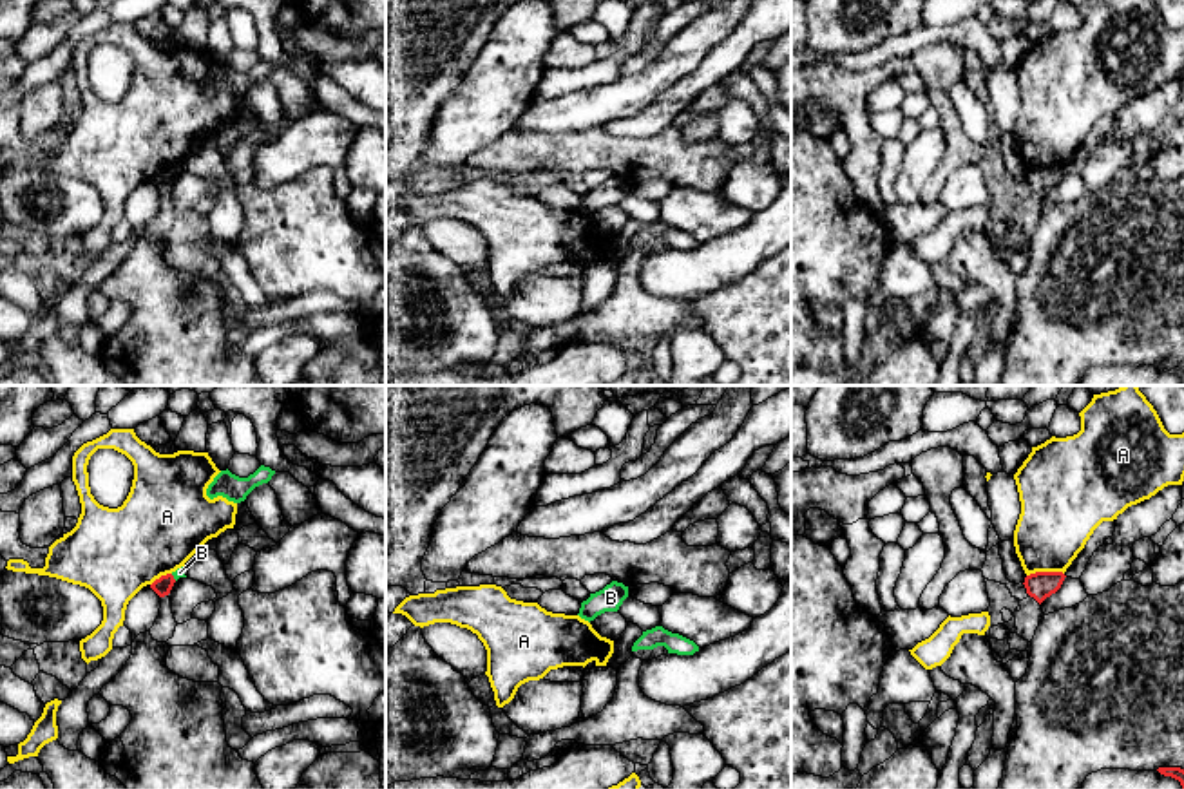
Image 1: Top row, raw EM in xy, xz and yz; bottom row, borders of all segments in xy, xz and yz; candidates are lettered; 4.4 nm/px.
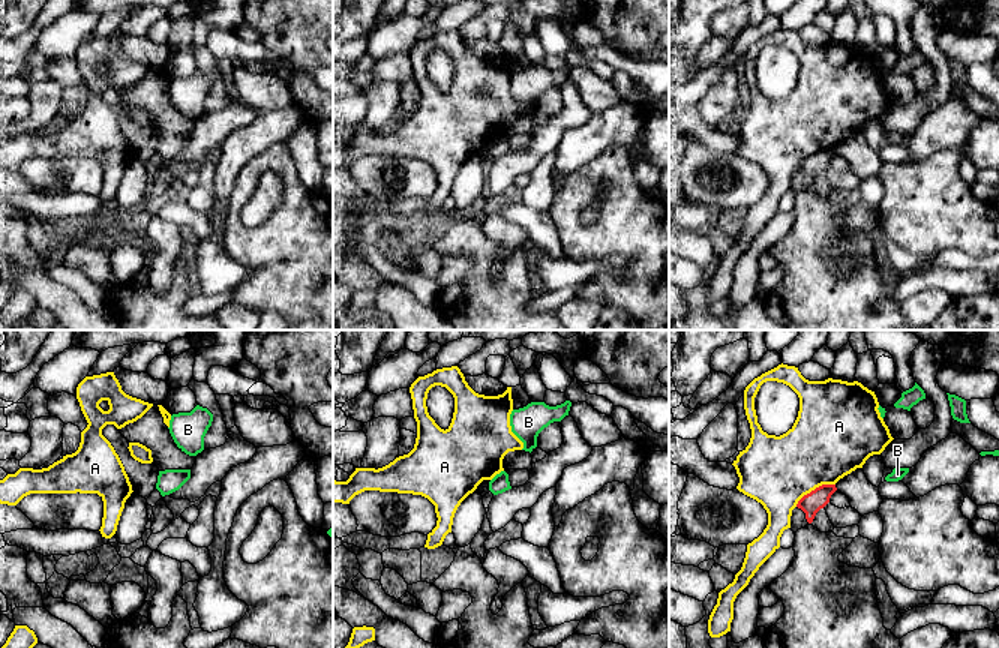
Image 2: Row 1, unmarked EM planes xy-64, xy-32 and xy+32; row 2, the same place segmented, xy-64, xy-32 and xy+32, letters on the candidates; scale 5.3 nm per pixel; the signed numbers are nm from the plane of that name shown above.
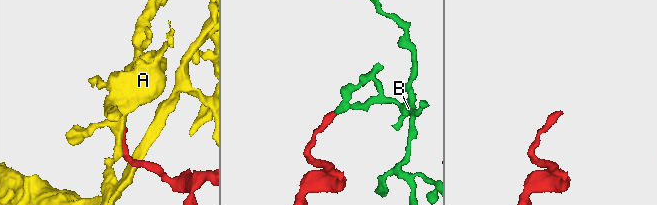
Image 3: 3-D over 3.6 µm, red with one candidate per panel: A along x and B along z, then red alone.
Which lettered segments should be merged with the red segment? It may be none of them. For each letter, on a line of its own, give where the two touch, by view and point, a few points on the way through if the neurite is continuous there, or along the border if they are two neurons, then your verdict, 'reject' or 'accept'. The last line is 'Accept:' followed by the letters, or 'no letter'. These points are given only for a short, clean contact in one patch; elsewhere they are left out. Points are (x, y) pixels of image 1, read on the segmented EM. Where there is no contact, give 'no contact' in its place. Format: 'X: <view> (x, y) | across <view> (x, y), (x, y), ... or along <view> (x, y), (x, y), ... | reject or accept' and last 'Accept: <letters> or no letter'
A: yz (1045, 572) | reject
B: xy (172, 578) | along xy (171, 574), (176, 579) | reject
Accept: no letter

